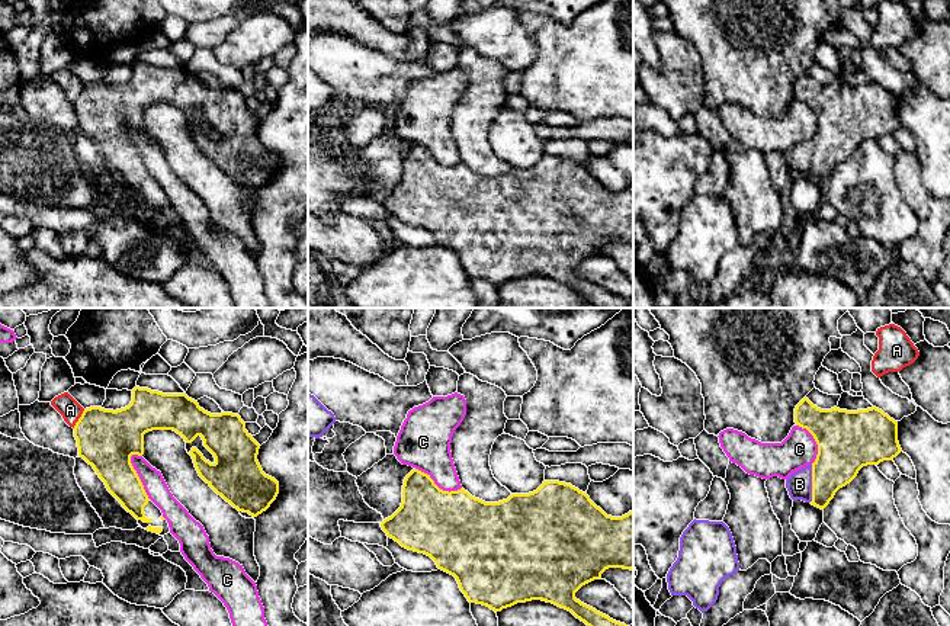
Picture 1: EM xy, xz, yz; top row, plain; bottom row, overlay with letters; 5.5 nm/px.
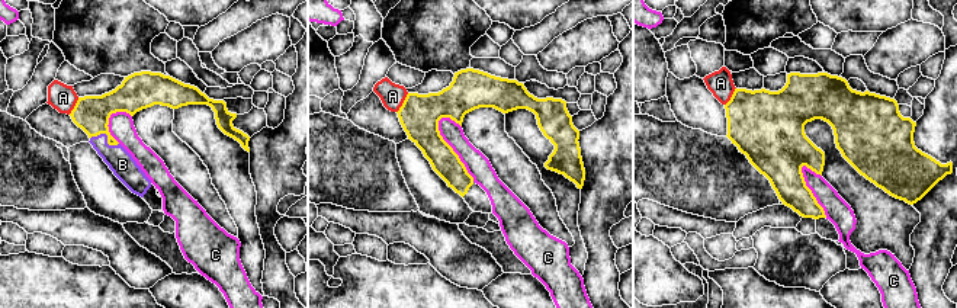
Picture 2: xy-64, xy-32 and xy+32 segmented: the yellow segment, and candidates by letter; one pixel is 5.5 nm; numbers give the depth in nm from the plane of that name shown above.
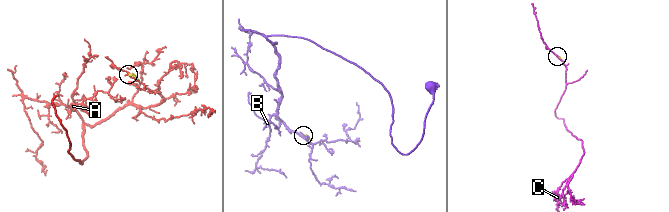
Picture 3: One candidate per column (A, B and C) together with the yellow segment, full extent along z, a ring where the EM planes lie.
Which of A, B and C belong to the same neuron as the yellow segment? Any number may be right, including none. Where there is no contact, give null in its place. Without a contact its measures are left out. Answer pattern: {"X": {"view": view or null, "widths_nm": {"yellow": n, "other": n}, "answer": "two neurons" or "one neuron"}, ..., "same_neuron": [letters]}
{"A": {"view": "xy", "widths_nm": {"yellow": 320, "other": 120}, "answer": "two neurons"}, "B": {"view": "yz", "widths_nm": {"yellow": 280, "other": 140}, "answer": "one neuron"}, "C": {"view": "xy", "widths_nm": {"yellow": 300, "other": 120}, "answer": "two neurons"}, "same_neuron": ["B"]}

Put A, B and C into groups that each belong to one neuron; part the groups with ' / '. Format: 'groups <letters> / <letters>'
groups A / B / C

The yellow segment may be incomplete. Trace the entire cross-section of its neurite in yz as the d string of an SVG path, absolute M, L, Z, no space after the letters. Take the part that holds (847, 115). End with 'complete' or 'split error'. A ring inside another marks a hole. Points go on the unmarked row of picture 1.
M806 71L795 83L796 100L806 103L818 119L818 129L812 139L793 147L786 154L786 163L793 176L802 174L824 184L835 167L850 158L863 141L893 135L901 126L898 116L898 96L882 84L847 86L837 81L821 84Z | split error

